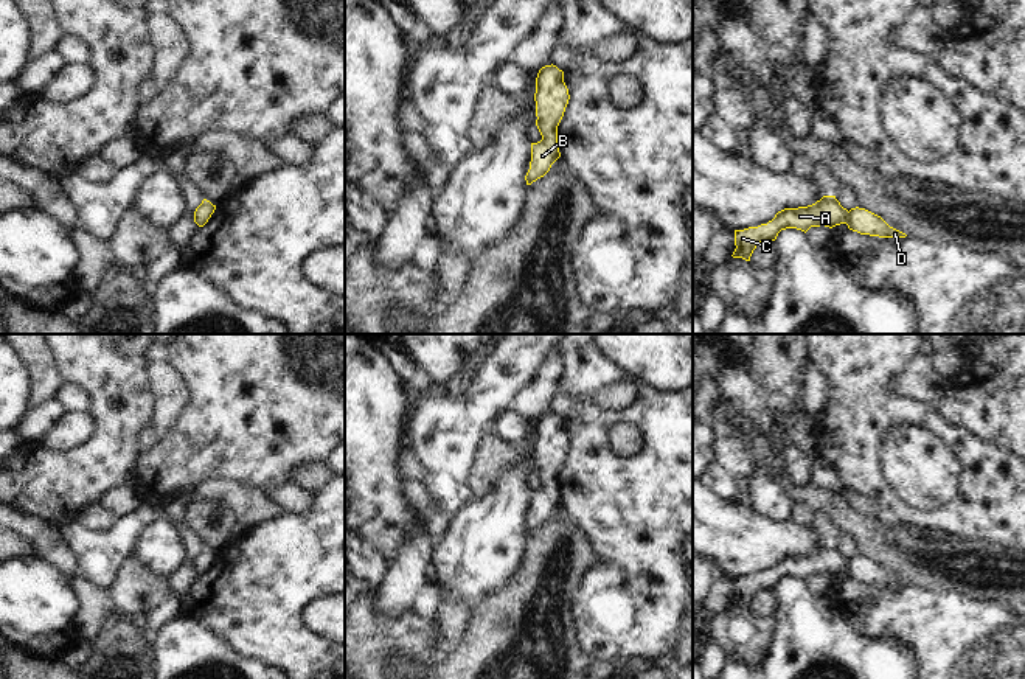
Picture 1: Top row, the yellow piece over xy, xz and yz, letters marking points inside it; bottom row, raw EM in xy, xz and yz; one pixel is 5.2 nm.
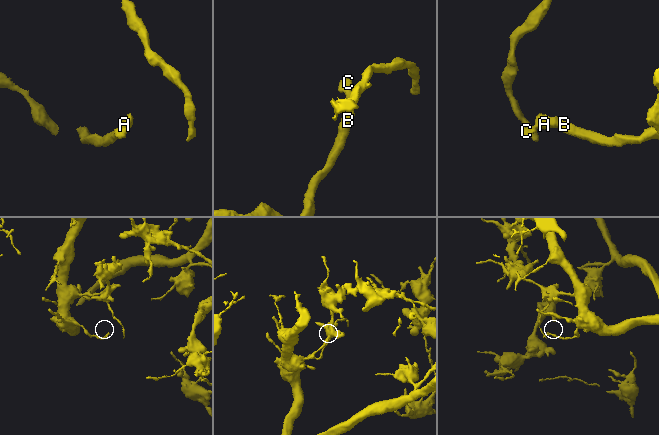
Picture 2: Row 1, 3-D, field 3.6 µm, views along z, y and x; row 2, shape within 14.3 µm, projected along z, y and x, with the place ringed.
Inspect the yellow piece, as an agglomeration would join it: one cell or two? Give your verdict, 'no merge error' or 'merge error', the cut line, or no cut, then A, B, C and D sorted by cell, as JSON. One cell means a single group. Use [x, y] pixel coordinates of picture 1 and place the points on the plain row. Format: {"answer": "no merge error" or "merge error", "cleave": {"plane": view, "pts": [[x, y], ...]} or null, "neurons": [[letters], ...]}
{"answer": "no merge error", "cleave": null, "neurons": [["A", "B", "C", "D"]]}

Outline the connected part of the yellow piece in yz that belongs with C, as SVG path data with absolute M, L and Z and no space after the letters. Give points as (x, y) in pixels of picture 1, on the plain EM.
M823 544L812 553L798 556L784 556L775 562L767 572L735 578L733 606L750 609L750 604L759 590L775 589L778 581L786 576L808 580L811 575L836 575L846 572L850 578L860 583L879 586L905 586L907 583L890 575L881 564L865 558L851 556L850 559L840 553L836 544Z

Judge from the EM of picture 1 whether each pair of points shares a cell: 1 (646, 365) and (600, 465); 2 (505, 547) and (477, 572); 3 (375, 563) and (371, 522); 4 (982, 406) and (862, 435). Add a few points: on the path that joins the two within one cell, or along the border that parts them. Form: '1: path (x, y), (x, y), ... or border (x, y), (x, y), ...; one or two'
1: border (608, 361), (646, 381), (657, 390), (674, 392); two
2: path (499, 550), (483, 566); one
3: border (361, 536), (385, 560); two
4: border (937, 410), (949, 423), (972, 435); two

